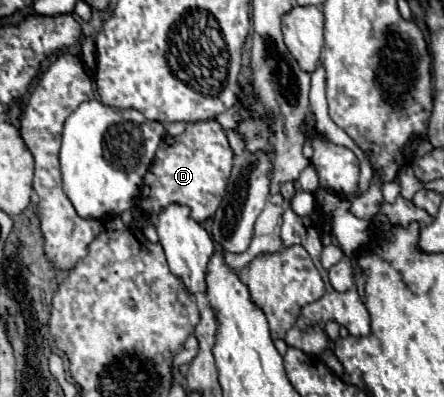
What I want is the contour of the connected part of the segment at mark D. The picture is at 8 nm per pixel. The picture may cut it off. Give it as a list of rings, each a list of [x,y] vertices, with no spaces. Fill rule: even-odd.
[[[202,121],[188,125],[184,133],[176,137],[166,137],[156,157],[144,177],[144,187],[140,195],[140,209],[146,215],[156,215],[156,209],[164,205],[164,201],[180,201],[192,209],[192,217],[204,223],[212,217],[224,197],[224,189],[232,169],[232,149],[224,135],[224,129],[218,121]]]

